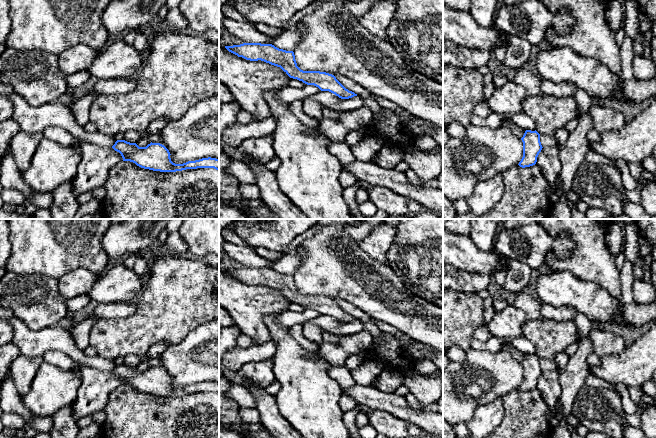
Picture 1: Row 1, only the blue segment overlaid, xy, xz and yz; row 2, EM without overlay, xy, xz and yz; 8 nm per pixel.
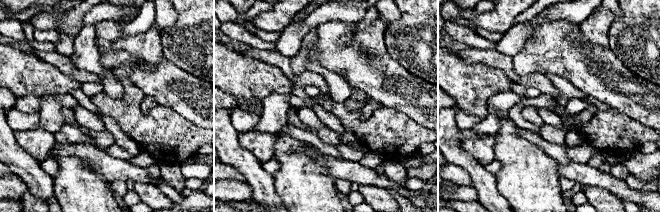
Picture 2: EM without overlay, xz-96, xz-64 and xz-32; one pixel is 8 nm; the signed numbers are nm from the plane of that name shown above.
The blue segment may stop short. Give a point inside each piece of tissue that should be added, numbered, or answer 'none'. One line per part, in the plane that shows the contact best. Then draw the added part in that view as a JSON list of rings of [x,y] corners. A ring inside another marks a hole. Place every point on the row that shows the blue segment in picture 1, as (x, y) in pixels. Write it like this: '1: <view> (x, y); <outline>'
none

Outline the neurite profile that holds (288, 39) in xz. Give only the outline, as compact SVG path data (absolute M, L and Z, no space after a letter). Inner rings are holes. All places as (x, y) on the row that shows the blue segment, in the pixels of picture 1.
M298 24L292 29L283 30L278 36L272 37L271 44L279 49L294 52L300 38L301 30L300 24Z

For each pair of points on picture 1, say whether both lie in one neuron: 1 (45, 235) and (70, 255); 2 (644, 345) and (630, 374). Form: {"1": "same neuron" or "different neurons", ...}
{"1": "same neuron", "2": "same neuron"}

